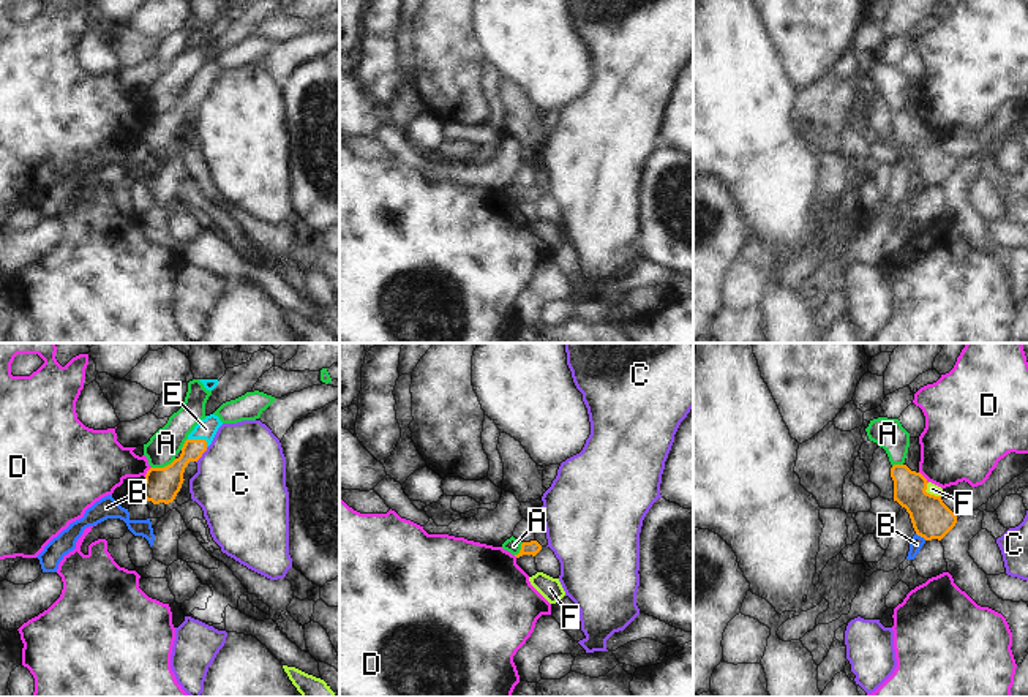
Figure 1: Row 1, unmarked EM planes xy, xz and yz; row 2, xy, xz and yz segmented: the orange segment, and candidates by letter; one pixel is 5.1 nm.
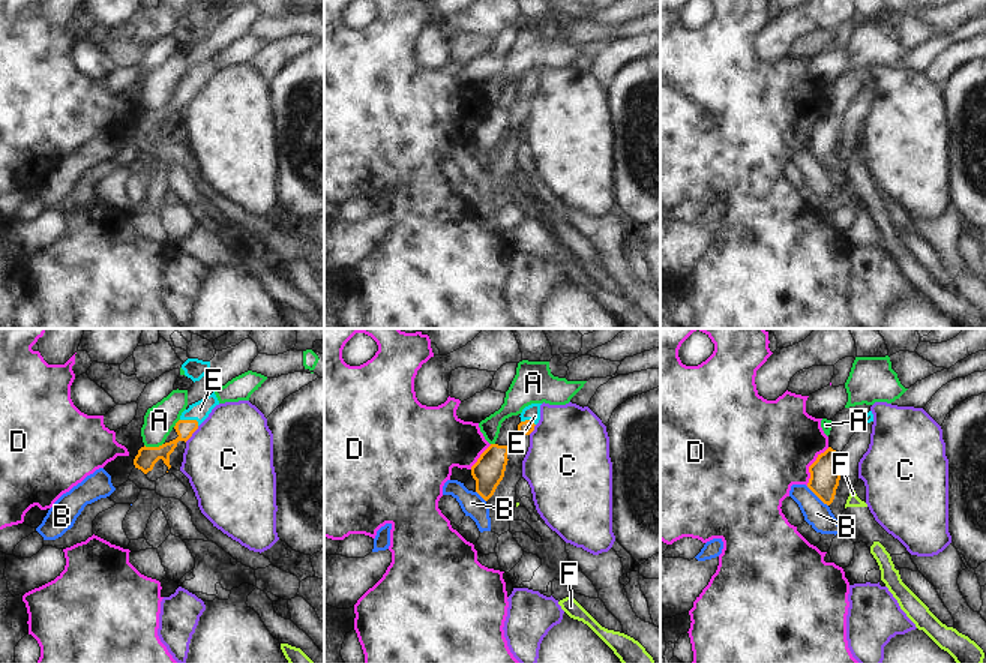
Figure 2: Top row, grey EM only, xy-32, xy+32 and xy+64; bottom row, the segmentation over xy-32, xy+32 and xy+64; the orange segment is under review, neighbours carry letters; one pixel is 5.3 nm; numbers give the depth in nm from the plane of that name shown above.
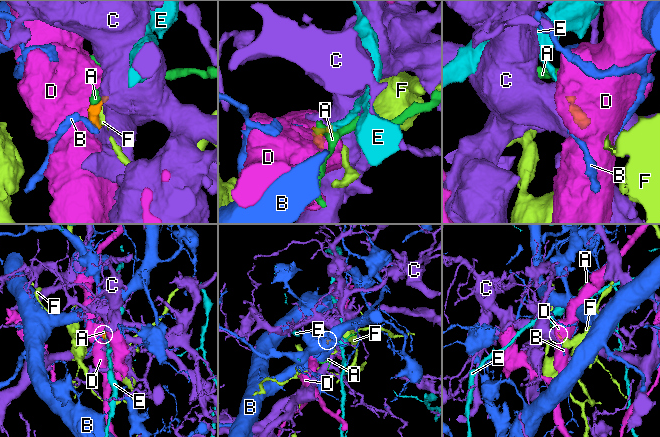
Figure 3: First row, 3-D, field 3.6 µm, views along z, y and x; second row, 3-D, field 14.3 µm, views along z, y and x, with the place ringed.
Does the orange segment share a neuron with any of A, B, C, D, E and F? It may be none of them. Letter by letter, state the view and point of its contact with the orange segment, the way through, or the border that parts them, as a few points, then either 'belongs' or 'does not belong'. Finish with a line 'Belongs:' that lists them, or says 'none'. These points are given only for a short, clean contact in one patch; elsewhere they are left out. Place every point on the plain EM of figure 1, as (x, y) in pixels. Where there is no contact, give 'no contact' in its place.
A: contact xy (165, 113); border xy (176, 105), (163, 113), (152, 114); does not belong
B: contact yz (921, 182); border yz (916, 179), (926, 185); does not belong
C: contact xy (201, 101); border xy (207, 94), (196, 108); does not belong
D: contact yz (924, 124); border yz (919, 117), (927, 128); does not belong
E: contact xy (199, 86); way xy (169, 124), (199, 86), (206, 75); belongs
F: contact yz (929, 139); border yz (927, 128), (926, 136), (940, 143); does not belong
Belongs: E

